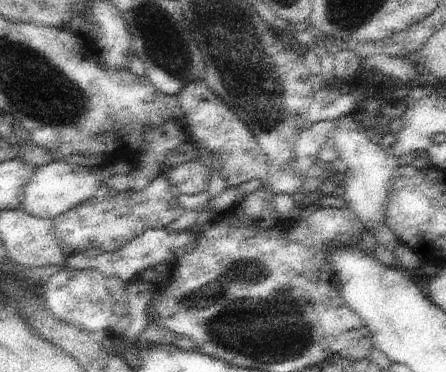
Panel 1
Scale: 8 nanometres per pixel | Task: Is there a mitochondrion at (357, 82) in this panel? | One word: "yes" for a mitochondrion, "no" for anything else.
no

